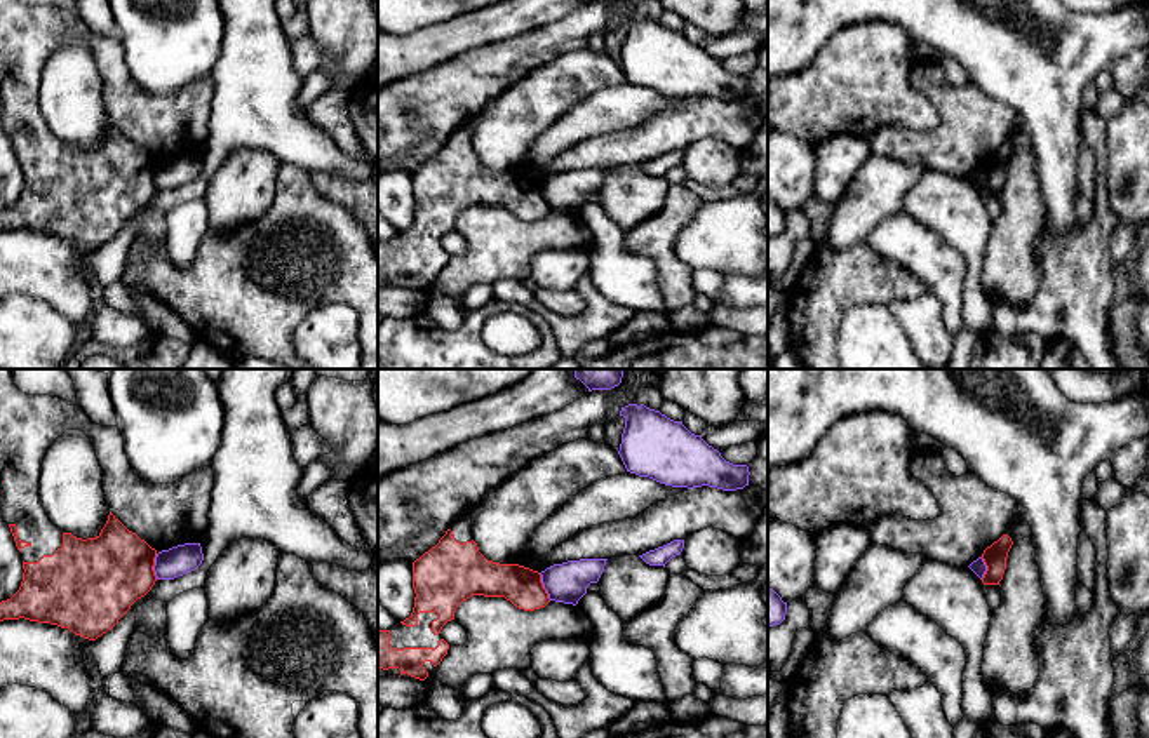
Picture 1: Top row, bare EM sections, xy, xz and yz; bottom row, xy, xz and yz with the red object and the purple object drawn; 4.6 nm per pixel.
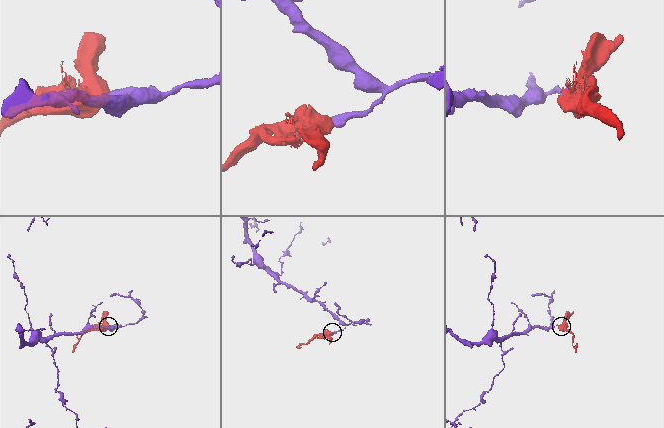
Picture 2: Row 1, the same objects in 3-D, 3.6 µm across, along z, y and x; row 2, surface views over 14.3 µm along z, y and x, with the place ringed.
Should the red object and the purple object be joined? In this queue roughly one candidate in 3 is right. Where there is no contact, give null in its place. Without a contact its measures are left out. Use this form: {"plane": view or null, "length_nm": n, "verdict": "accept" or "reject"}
{"plane": "xz", "length_nm": 140, "verdict": "reject"}

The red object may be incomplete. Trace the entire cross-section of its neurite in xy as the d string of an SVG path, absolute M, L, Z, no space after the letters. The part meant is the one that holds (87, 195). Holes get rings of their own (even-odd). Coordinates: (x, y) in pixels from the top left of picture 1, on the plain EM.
M0 0L0 124L10 138L24 179L19 200L0 212L0 231L24 228L96 251L151 200L158 162L202 151L212 96L211 77L197 78L172 94L148 94L134 85L118 37L96 35L78 14L68 16L59 7ZM66 40L84 42L101 75L110 125L96 148L82 150L54 136L38 106L44 68Z

